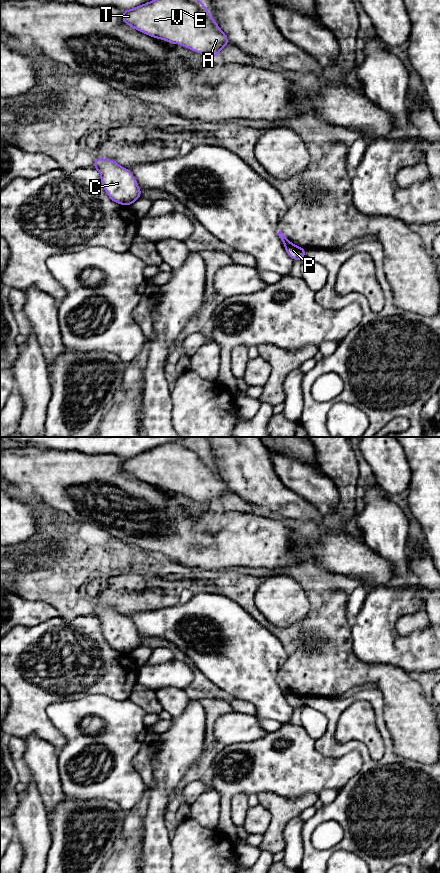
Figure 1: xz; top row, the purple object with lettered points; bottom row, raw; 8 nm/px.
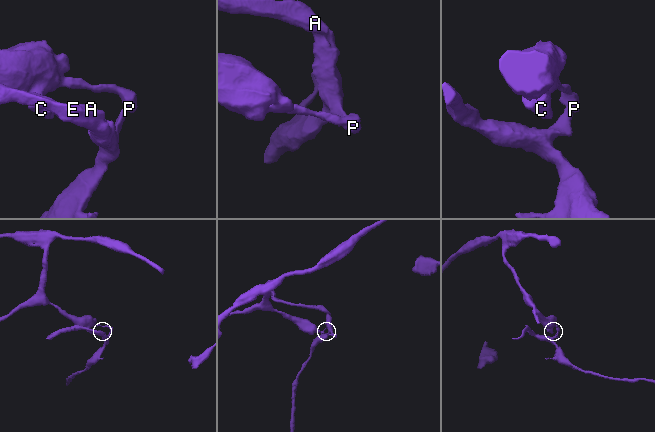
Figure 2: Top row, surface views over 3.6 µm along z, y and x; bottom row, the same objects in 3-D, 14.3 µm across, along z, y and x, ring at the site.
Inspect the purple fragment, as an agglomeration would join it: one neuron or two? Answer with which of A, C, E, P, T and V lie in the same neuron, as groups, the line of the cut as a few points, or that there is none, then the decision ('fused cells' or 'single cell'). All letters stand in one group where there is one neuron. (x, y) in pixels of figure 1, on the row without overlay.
A E T V / C P; cut in xz along (286, 687), (283, 691); fused cells

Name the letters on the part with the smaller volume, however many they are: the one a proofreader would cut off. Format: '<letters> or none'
A, E, T, V

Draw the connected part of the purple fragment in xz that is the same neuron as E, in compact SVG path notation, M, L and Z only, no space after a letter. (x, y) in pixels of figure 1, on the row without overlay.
M164 444L123 458L122 468L148 484L213 506L230 491L205 453L194 444Z

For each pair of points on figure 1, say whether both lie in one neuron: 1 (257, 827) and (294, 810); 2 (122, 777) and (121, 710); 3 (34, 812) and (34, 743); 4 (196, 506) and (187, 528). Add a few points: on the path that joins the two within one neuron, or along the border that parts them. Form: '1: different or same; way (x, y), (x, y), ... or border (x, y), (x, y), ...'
1: different; border (259, 803), (270, 815), (270, 823), (264, 833)
2: same; way (121, 760), (121, 727)
3: different; border (21, 762), (35, 783), (43, 804)
4: different; border (174, 500), (192, 515), (200, 515), (214, 507)

